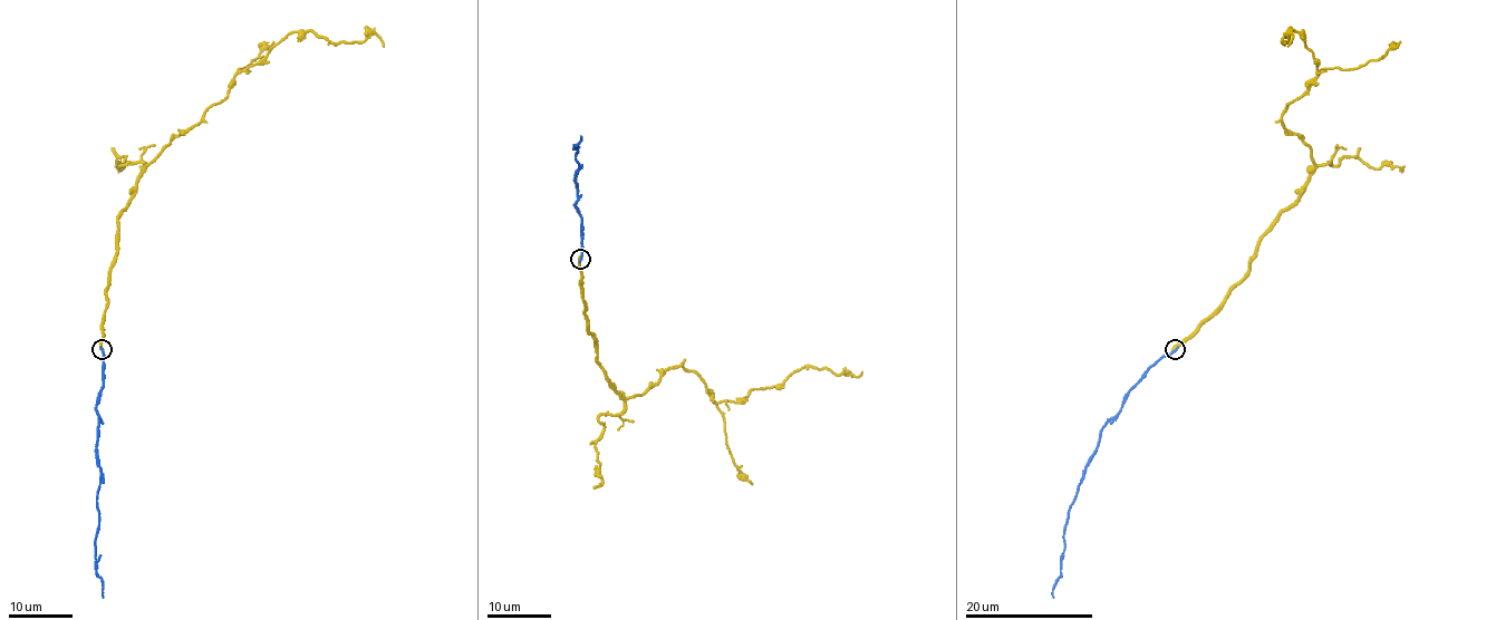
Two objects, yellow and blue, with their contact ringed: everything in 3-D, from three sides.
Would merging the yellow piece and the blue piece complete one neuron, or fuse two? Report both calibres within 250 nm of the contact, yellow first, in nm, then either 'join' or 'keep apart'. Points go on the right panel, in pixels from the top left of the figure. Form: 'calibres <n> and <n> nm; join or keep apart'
calibres 400 and 200 nm; keep apart

